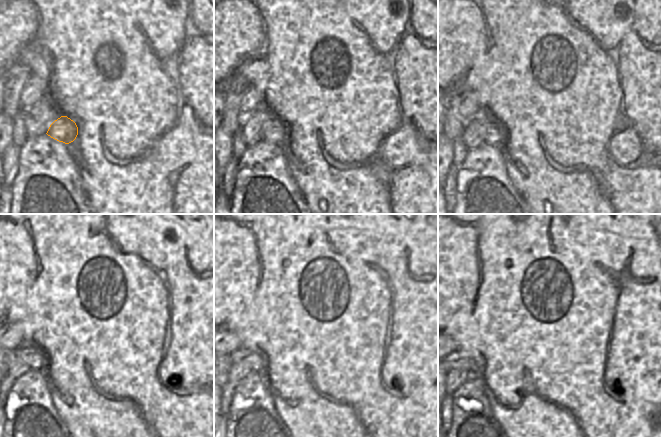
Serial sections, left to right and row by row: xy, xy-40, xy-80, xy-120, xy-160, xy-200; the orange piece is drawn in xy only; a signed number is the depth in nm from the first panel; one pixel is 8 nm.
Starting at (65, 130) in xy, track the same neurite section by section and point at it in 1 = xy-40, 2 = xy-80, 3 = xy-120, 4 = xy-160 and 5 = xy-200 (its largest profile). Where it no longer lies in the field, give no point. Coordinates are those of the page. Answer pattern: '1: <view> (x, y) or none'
1: xy-40 (275, 131)
2: xy-80 (495, 132)
3: xy-120 (36, 359)
4: xy-160 (240, 356)
5: xy-200 (458, 360)

